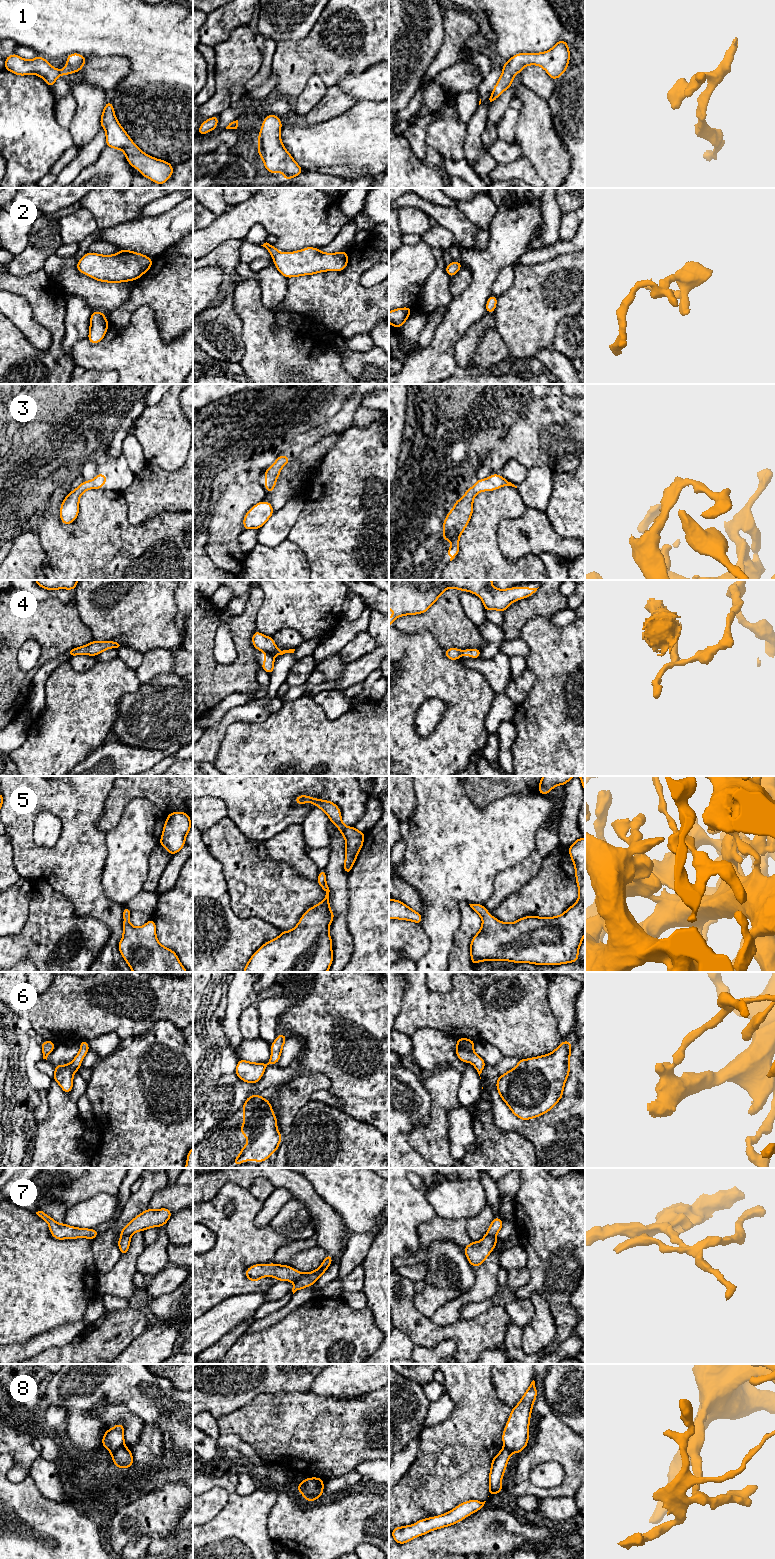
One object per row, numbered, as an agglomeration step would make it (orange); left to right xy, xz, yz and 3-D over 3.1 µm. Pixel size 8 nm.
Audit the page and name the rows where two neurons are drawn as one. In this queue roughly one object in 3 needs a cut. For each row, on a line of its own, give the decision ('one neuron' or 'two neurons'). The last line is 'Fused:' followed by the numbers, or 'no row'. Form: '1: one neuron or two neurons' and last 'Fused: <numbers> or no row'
1: one neuron
2: one neuron
3: one neuron
4: two neurons
5: one neuron
6: one neuron
7: two neurons
8: two neurons
Fused: 4, 7, 8

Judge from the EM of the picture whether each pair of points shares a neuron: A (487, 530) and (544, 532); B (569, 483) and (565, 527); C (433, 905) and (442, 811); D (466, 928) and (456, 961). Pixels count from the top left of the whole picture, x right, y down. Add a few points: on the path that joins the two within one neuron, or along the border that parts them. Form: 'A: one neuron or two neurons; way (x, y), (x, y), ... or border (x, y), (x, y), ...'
A: two neurons; border (518, 517), (500, 522), (501, 553)
B: one neuron; way (569, 494), (569, 516)
C: one neuron; way (442, 882), (442, 834)
D: one neuron; way (463, 936), (460, 953)

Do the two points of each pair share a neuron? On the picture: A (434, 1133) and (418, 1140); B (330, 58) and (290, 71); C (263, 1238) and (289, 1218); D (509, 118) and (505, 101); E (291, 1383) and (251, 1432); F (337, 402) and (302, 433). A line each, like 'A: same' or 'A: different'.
A: same
B: same
C: different
D: different
E: different
F: same

